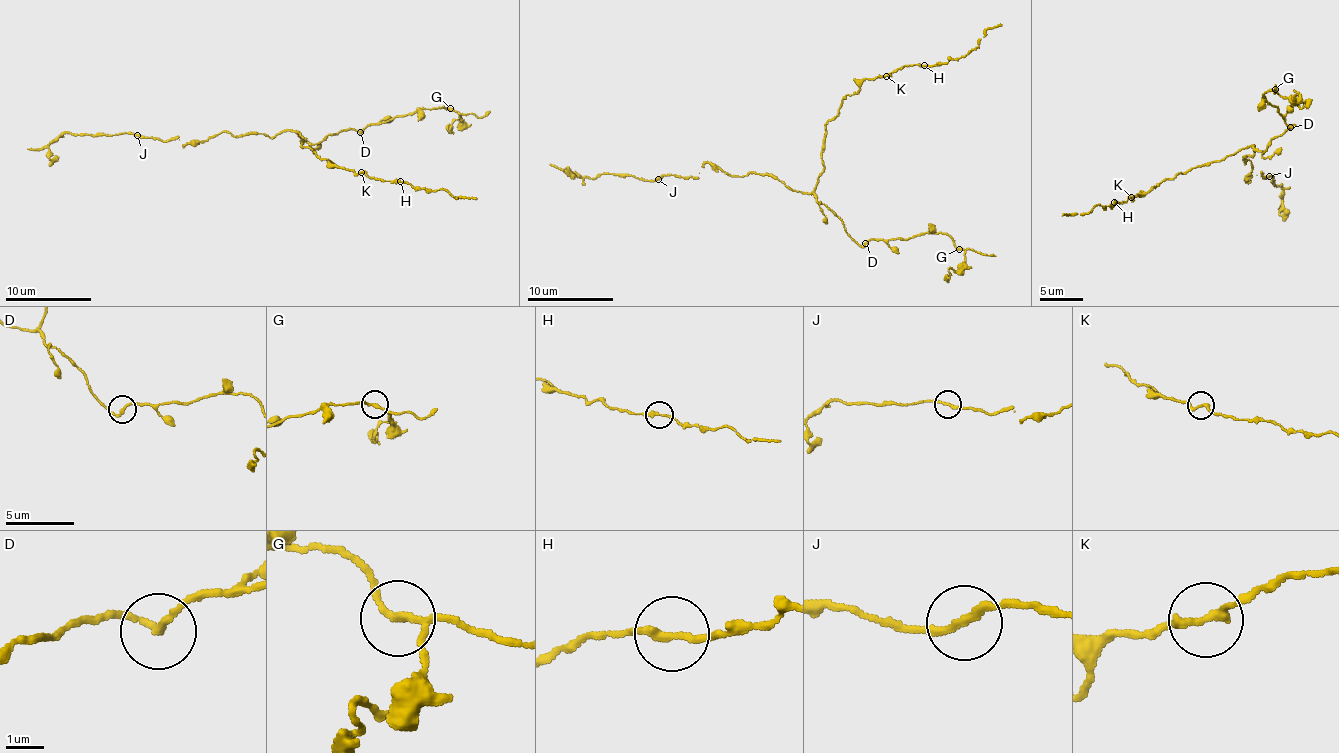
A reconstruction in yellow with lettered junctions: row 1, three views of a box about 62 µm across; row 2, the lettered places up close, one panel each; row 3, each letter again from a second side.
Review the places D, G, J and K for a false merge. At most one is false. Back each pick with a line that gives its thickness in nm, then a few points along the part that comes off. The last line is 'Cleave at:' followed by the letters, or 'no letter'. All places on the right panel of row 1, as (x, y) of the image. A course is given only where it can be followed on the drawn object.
Cleave at: no letter

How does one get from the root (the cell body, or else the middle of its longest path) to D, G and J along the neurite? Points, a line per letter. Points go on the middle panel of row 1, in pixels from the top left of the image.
D: (817, 181), (815, 198), (839, 217), (844, 230), (858, 244), (865, 243)
G: (817, 181), (815, 198), (839, 217), (844, 230), (858, 244), (944, 232), (959, 249)
J: (817, 181), (810, 193), (801, 194), (768, 175), (748, 172), (731, 177), (708, 163), (697, 176), (658, 179)

